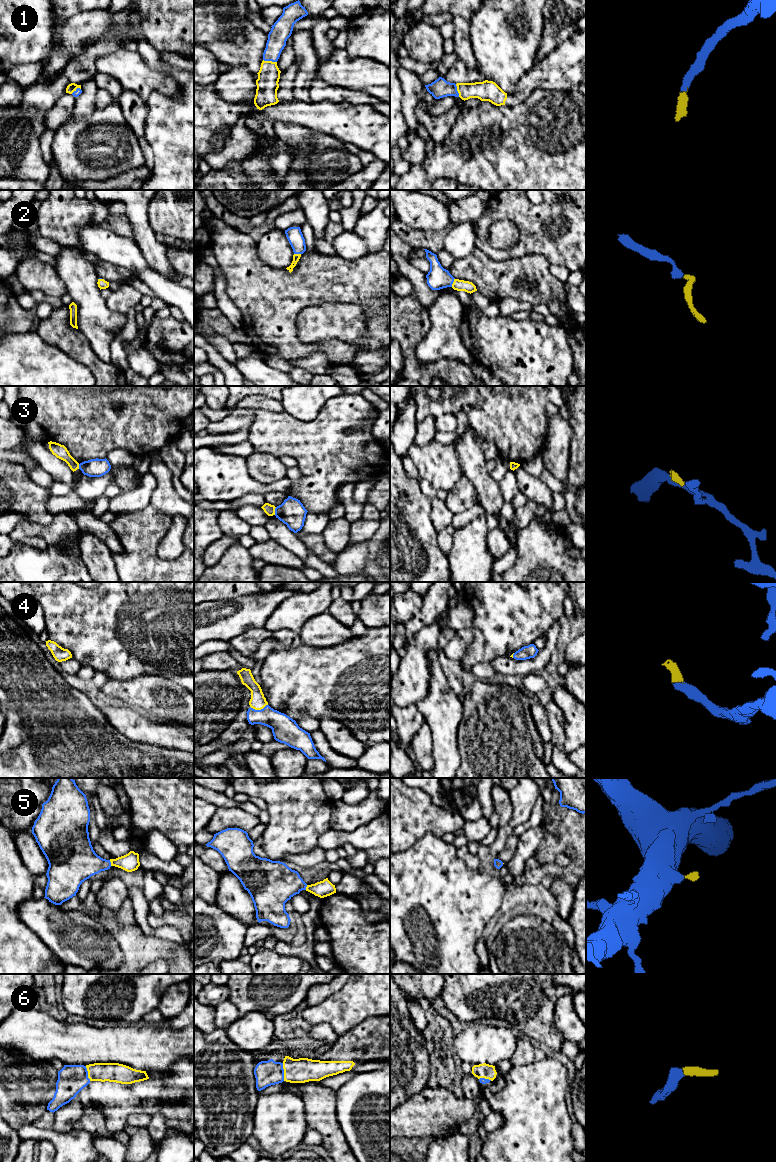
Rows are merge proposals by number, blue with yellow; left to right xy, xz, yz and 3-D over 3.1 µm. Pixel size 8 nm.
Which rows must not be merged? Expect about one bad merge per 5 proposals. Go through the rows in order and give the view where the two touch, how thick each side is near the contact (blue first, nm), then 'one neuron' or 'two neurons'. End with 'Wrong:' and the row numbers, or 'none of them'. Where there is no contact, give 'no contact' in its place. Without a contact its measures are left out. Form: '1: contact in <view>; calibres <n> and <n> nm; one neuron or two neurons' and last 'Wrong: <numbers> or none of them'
1: contact in xz; calibres 160 and 180 nm; one neuron
2: contact in yz; calibres 180 and 100 nm; one neuron
3: contact in xz; calibres 220 and 90 nm; two neurons
4: contact in xz; calibres 190 and 120 nm; one neuron
5: contact in xy; calibres 300 and 140 nm; one neuron
6: contact in xz; calibres 200 and 200 nm; one neuron
Wrong: 3

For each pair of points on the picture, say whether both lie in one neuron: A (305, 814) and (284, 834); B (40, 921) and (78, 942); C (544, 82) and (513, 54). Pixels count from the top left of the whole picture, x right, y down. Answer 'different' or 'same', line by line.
A: same
B: same
C: different

